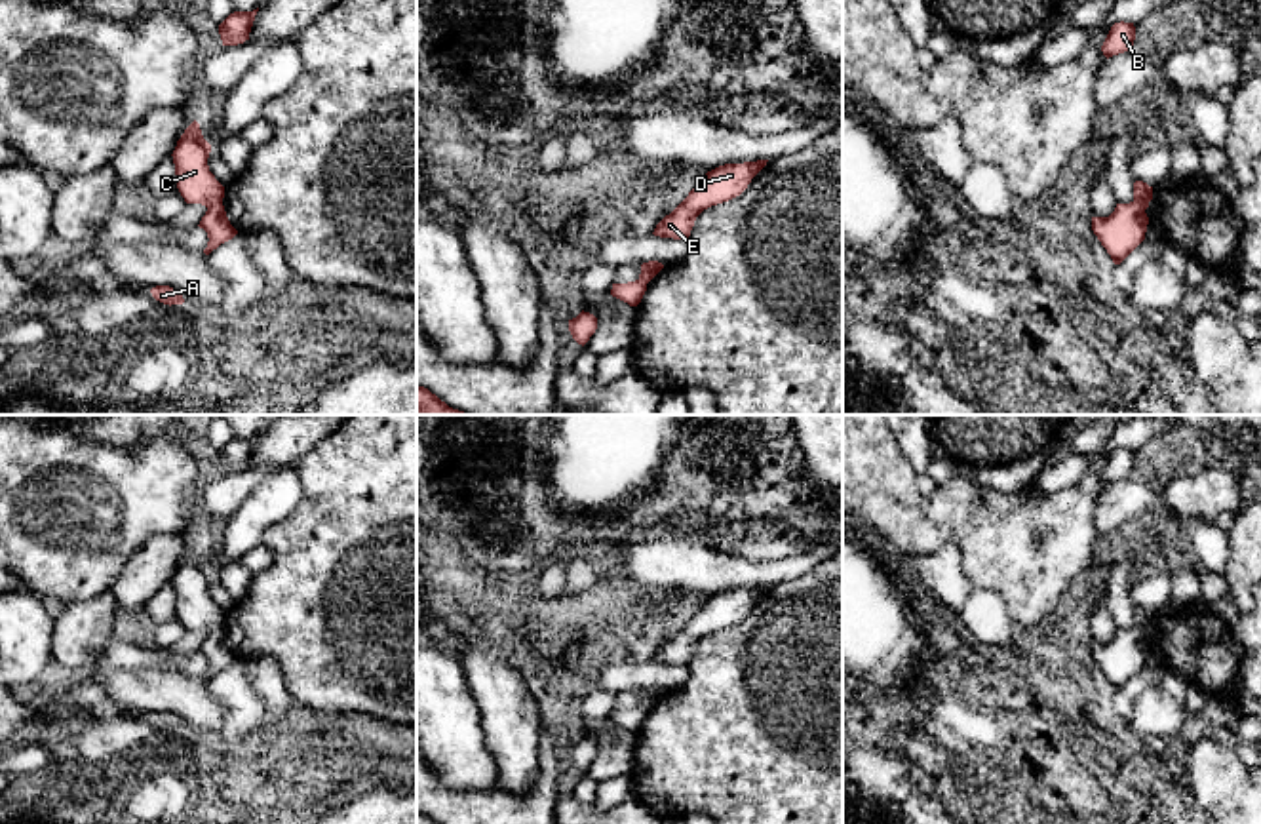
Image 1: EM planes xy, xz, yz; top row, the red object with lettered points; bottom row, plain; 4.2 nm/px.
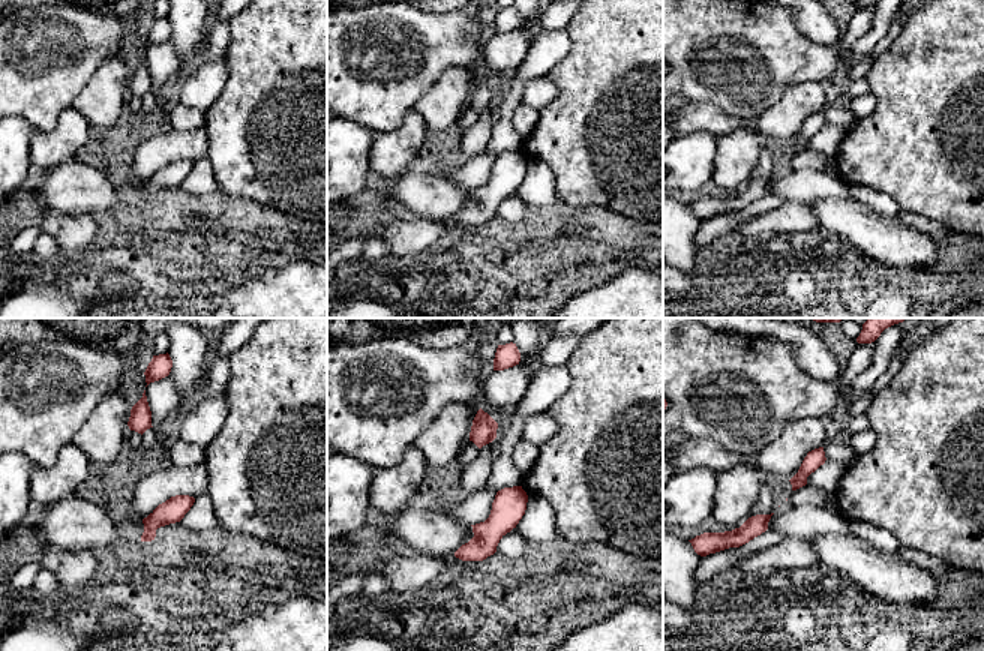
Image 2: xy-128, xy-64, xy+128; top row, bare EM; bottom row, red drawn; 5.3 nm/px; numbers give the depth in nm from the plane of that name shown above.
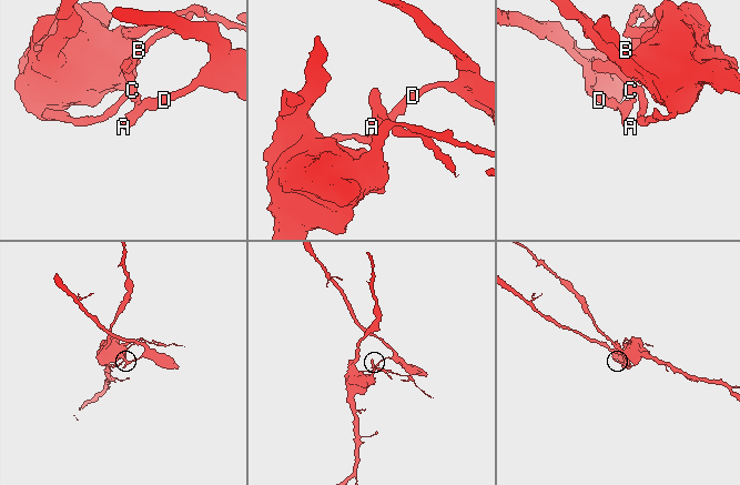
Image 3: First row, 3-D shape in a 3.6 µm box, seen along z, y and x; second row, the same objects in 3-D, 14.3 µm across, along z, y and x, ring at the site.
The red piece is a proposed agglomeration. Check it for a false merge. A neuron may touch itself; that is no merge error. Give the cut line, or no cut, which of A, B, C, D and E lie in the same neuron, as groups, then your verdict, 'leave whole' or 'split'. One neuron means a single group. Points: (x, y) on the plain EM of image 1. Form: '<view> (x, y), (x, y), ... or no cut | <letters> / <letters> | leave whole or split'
xy (221, 628), (208, 634) | A D E / B C | split

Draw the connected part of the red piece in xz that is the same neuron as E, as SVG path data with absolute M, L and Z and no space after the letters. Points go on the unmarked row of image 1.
M768 586L725 590L708 598L689 622L654 655L654 662L689 666L696 643L717 630L740 622Z

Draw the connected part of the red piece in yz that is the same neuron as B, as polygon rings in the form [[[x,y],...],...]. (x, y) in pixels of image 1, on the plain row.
[[[1115,449],[1101,472],[1103,481],[1109,485],[1113,481],[1134,476],[1135,453],[1134,449]]]

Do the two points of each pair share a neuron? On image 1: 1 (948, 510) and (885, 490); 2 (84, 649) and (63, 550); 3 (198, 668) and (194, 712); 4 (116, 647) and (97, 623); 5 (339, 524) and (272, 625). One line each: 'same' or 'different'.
1: different
2: different
3: different
4: different
5: same

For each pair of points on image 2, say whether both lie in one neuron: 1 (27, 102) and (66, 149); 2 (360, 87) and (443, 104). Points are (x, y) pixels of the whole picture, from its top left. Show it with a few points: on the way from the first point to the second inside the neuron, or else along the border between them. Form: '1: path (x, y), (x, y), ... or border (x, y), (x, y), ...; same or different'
1: border (71, 107), (60, 113), (51, 129), (33, 129); different
2: border (441, 72), (413, 110); different

